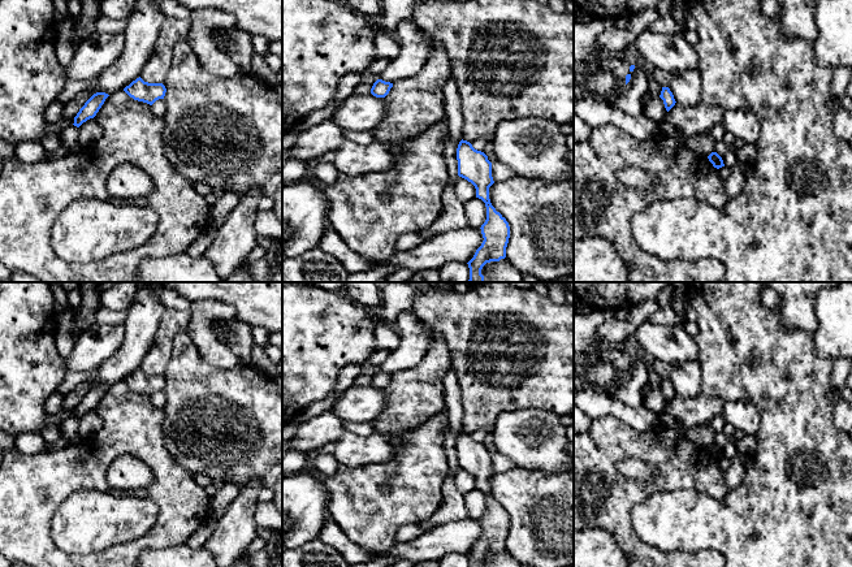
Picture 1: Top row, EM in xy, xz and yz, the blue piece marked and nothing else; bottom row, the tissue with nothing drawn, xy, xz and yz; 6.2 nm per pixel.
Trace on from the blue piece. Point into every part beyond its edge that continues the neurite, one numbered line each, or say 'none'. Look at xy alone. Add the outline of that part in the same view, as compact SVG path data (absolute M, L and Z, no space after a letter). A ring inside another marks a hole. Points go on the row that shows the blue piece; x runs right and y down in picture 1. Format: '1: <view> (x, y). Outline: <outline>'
none

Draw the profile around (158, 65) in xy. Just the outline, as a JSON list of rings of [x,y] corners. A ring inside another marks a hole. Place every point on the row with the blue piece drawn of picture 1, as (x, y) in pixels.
[[[166,18],[163,22],[153,52],[140,73],[144,82],[163,83],[165,81],[172,66],[173,48],[178,42],[187,39],[190,26],[190,20]]]

